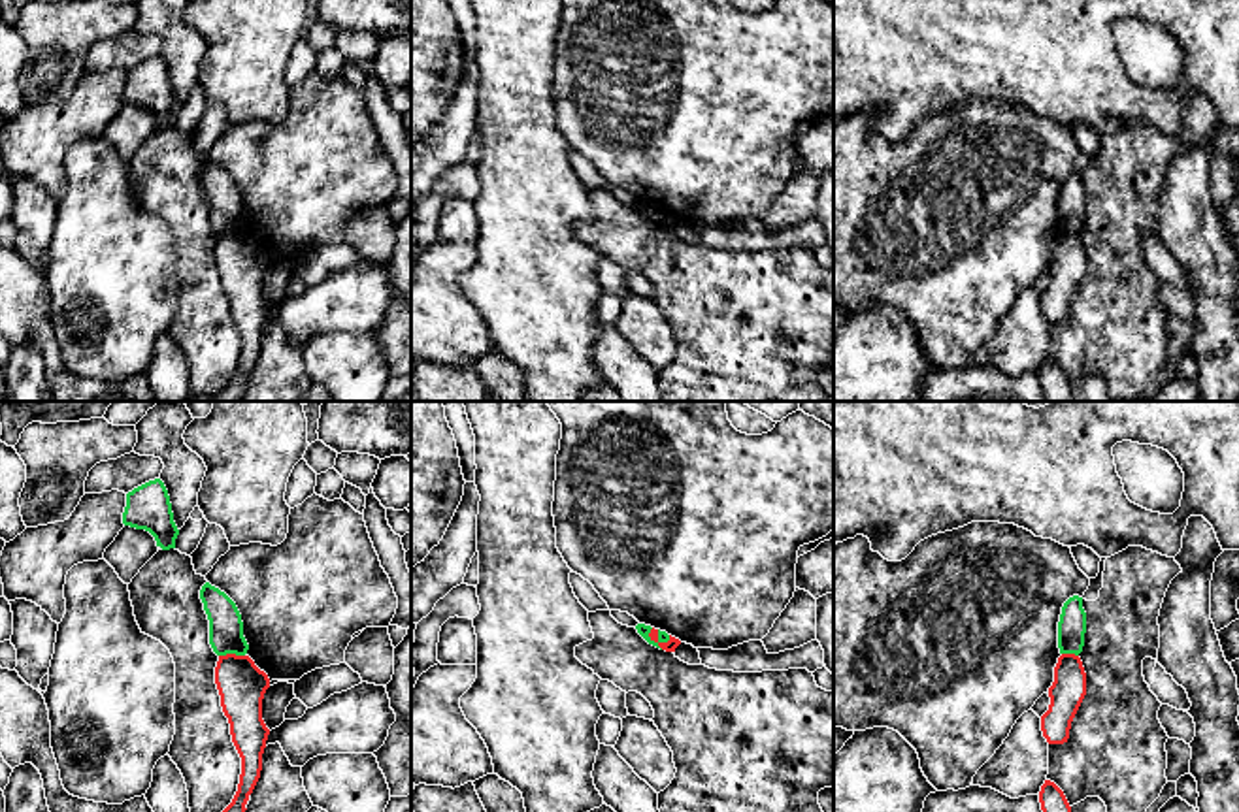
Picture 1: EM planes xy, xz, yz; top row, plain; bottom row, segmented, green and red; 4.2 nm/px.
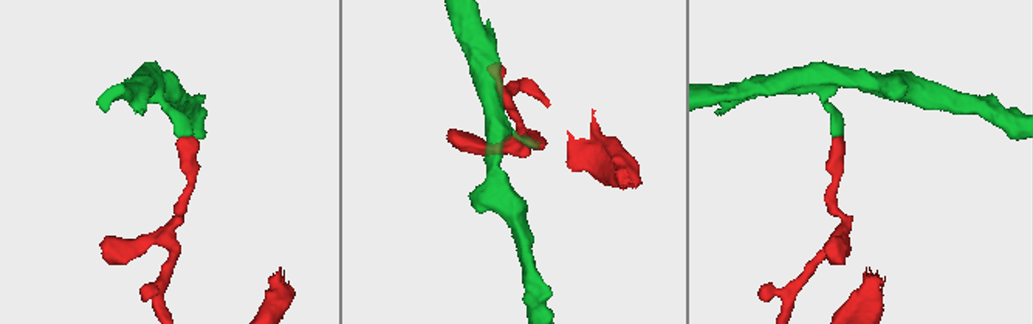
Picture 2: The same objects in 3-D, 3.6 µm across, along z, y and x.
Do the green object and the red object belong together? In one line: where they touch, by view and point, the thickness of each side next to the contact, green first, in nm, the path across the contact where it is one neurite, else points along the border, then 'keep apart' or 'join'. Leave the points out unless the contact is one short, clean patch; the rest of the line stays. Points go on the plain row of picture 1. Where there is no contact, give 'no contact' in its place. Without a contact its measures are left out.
xz (660, 219) | 50/50 nm | along xz (647, 211), (655, 219), (666, 219), (670, 213) | keep apart

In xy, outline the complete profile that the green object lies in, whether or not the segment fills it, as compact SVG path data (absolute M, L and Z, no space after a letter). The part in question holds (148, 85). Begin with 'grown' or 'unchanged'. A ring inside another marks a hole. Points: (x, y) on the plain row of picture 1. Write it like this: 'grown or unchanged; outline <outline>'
unchanged; outline M160 57L149 58L126 72L123 102L149 109L162 128L175 126L179 107L173 100L168 68Z

